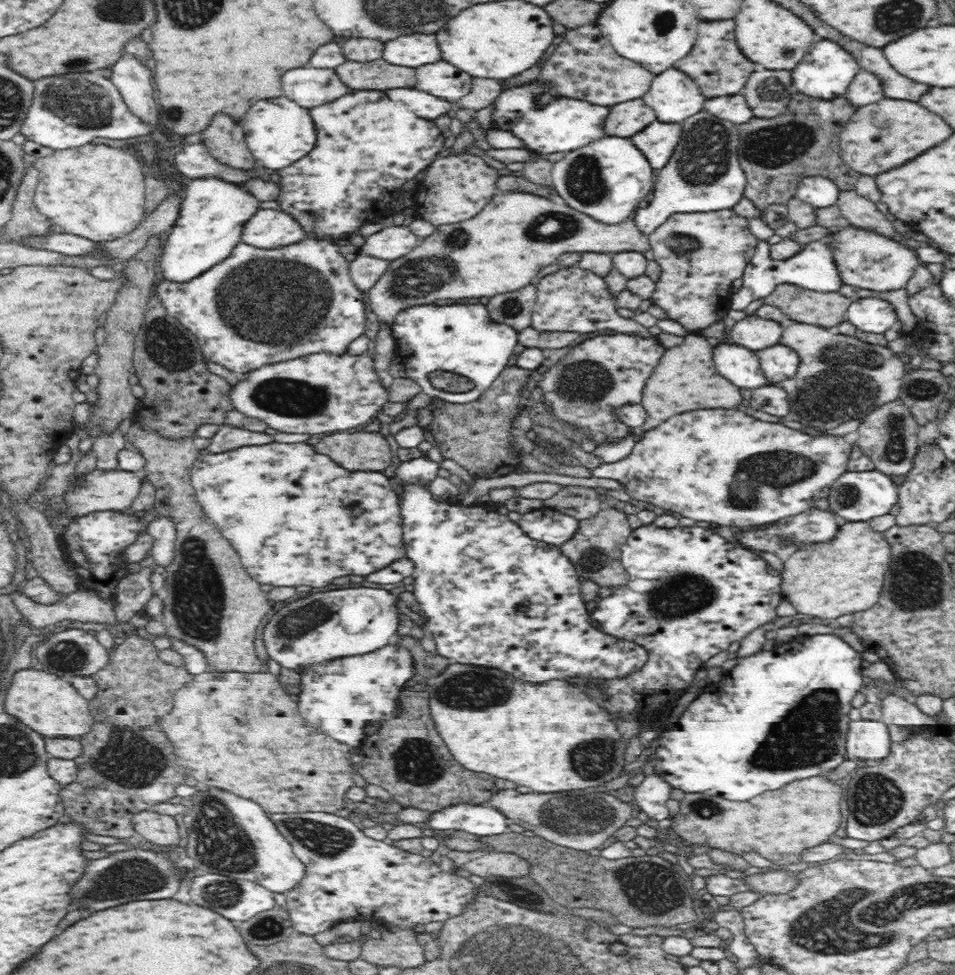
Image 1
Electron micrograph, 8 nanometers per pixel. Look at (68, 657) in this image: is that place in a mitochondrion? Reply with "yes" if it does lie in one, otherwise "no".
yes

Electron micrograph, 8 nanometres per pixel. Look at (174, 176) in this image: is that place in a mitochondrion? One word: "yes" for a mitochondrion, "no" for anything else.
no

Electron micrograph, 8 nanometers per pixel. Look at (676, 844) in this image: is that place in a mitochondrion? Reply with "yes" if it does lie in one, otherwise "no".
no

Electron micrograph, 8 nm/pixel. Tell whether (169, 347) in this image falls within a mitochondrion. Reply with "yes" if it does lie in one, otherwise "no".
yes

